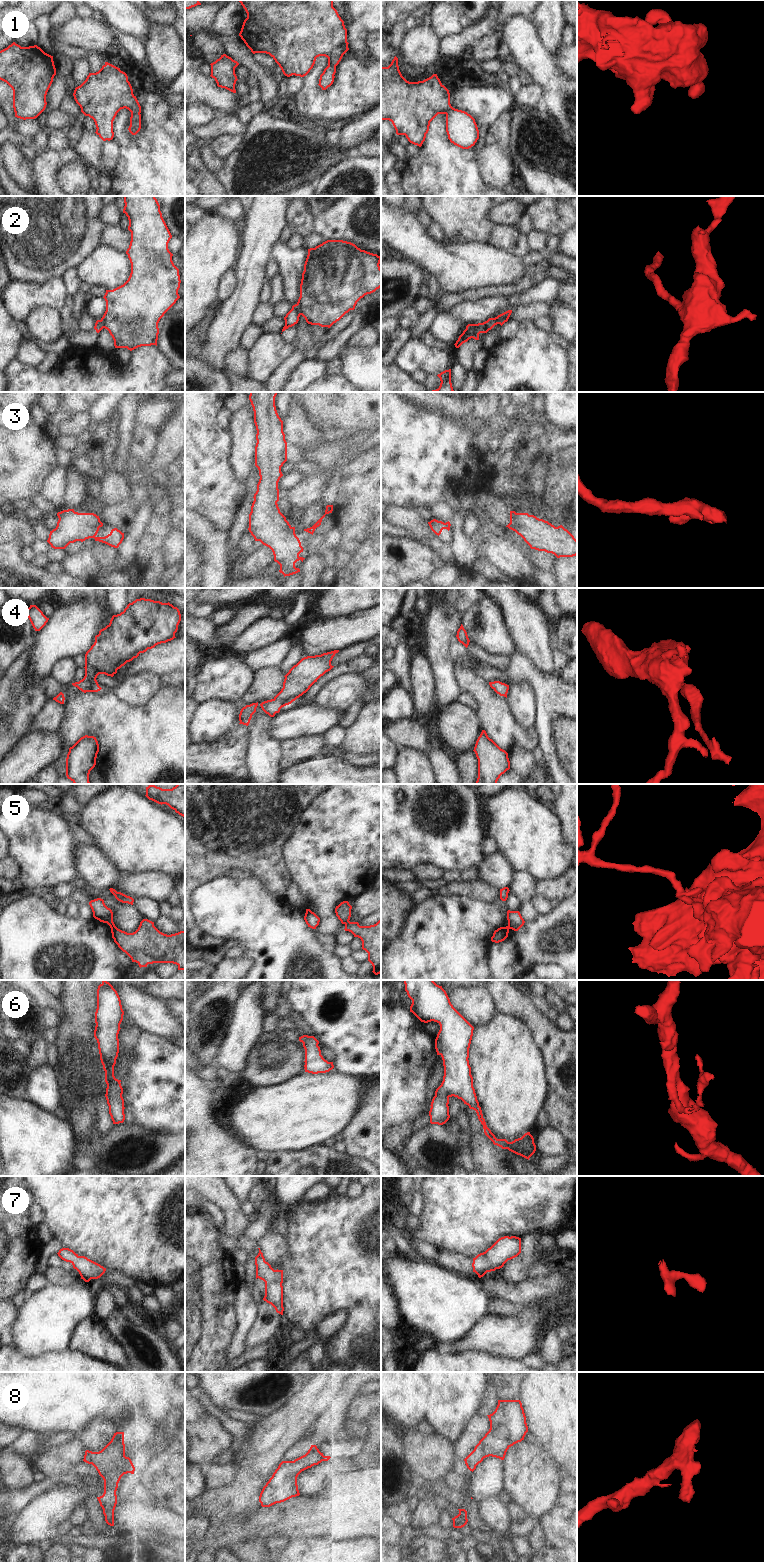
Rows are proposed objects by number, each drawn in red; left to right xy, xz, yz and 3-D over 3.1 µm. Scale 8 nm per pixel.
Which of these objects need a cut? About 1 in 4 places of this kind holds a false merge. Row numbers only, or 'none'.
2, 5

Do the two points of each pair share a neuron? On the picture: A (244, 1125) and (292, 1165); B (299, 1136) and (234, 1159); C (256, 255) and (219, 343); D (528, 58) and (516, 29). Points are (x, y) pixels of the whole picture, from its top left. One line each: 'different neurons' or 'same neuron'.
A: different neurons
B: different neurons
C: same neuron
D: same neuron

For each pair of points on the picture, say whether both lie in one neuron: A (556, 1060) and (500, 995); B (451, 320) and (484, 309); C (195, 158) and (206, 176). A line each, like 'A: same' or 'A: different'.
A: same
B: same
C: same

